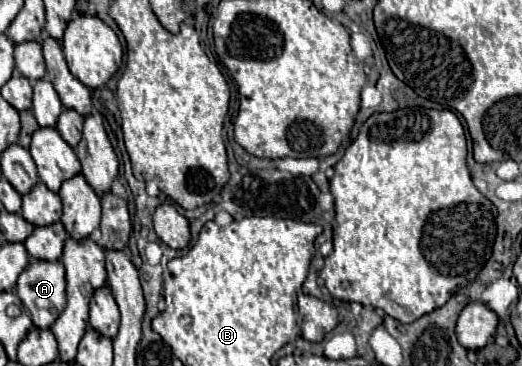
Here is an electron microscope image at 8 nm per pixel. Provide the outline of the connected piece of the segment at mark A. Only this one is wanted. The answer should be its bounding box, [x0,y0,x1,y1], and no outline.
[17,260,65,328]

